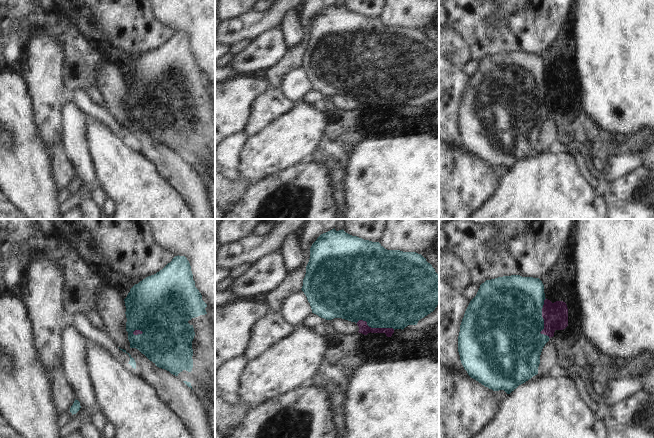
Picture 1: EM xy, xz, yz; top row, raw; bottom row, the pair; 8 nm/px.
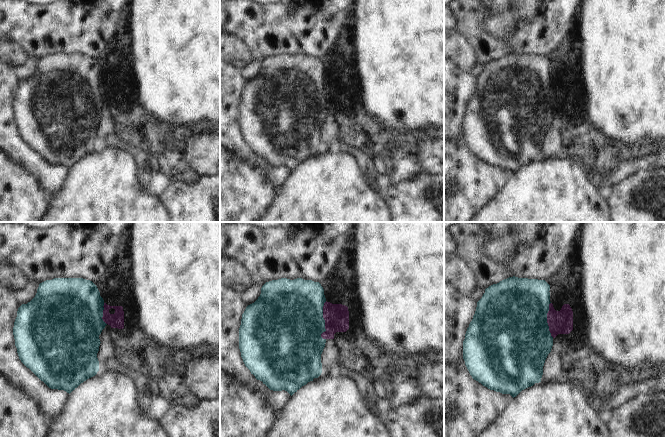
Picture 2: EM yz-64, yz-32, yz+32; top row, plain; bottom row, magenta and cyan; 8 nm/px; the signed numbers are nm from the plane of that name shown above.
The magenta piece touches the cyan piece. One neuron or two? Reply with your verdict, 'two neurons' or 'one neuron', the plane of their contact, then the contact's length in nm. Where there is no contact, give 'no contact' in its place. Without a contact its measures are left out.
one neuron | yz | 320 nm

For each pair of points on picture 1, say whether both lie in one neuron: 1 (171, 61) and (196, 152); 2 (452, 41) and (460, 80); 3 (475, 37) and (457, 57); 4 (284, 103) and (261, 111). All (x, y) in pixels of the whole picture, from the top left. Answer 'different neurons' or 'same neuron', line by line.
1: same neuron
2: different neurons
3: different neurons
4: same neuron

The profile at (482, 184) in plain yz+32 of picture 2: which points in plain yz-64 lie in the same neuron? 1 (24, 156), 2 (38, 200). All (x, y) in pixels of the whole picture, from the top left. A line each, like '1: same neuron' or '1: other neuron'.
1: other neuron
2: same neuron

